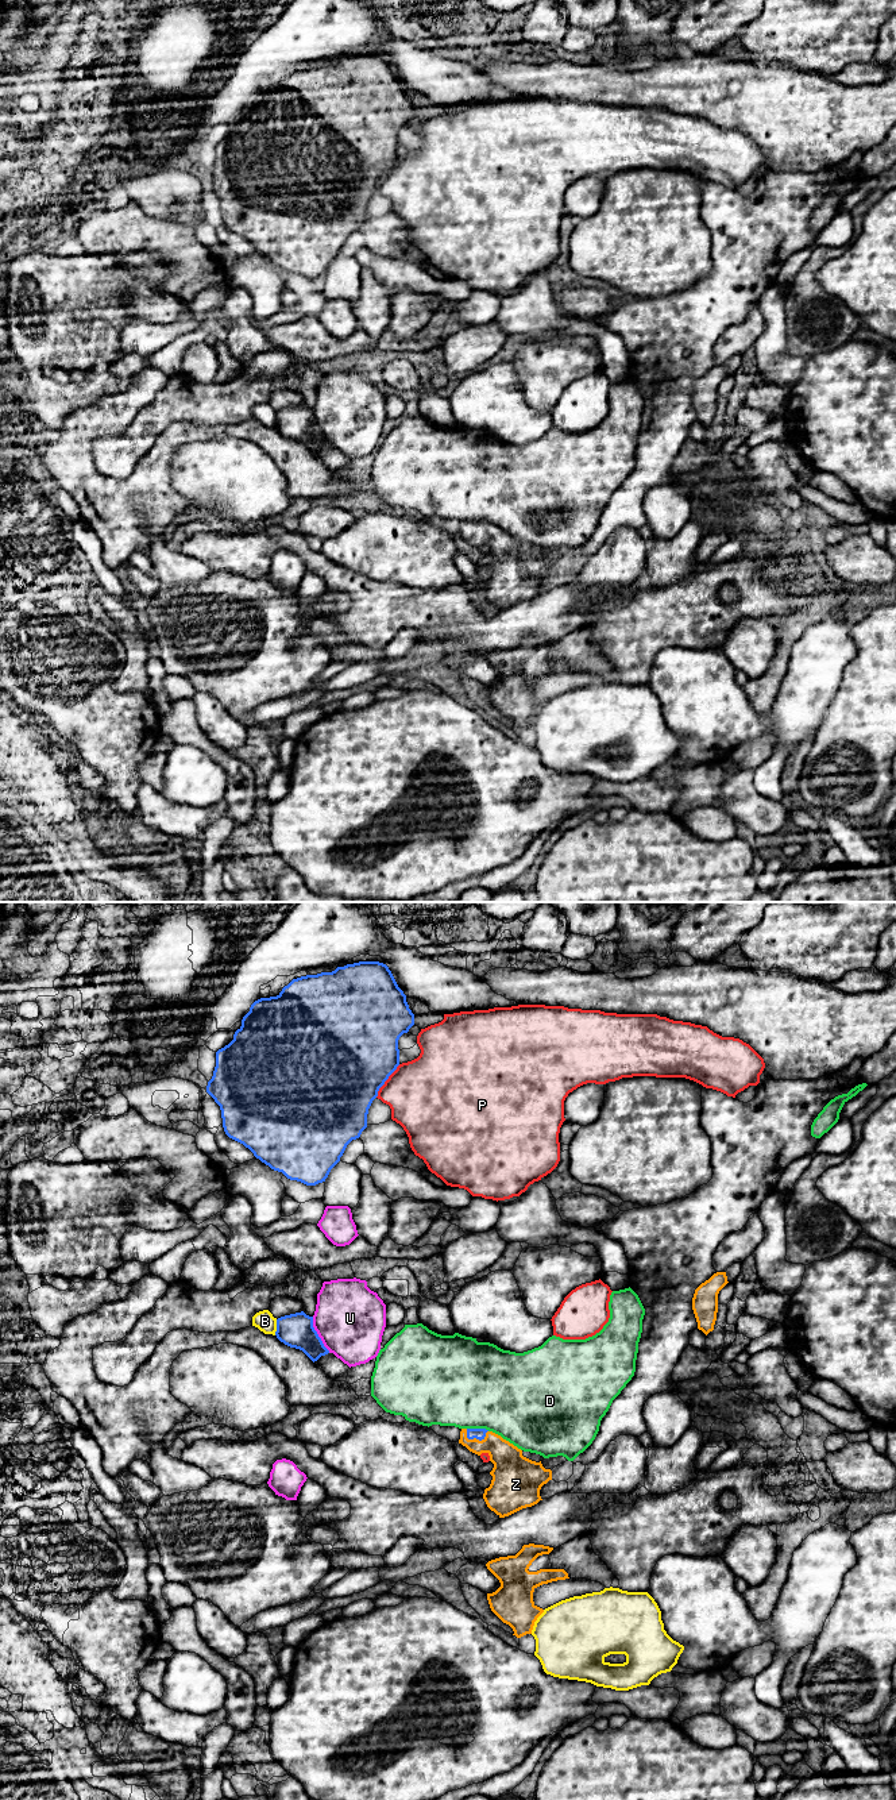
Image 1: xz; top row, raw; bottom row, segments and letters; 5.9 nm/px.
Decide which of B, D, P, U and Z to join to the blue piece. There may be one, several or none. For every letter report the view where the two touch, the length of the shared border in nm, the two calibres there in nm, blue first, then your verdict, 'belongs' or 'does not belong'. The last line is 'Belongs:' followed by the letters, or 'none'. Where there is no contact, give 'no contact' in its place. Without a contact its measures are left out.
B: meets blue in xz; contact 100 nm long; 200 nm thick on the blue side, 120 nm on the other; does not belong
D: meets blue in xz; contact 140 nm long; 70 nm thick on the blue side, 500 nm on the other; does not belong
P: meets blue in xz; contact 240 nm long; 500 nm thick on the blue side, 440 nm on the other; does not belong
U: meets blue in xz; contact 240 nm long; 200 nm thick on the blue side, 420 nm on the other; does not belong
Z: meets blue in xz; contact 140 nm long; 70 nm thick on the blue side, 190 nm on the other; belongs
Belongs: Z

